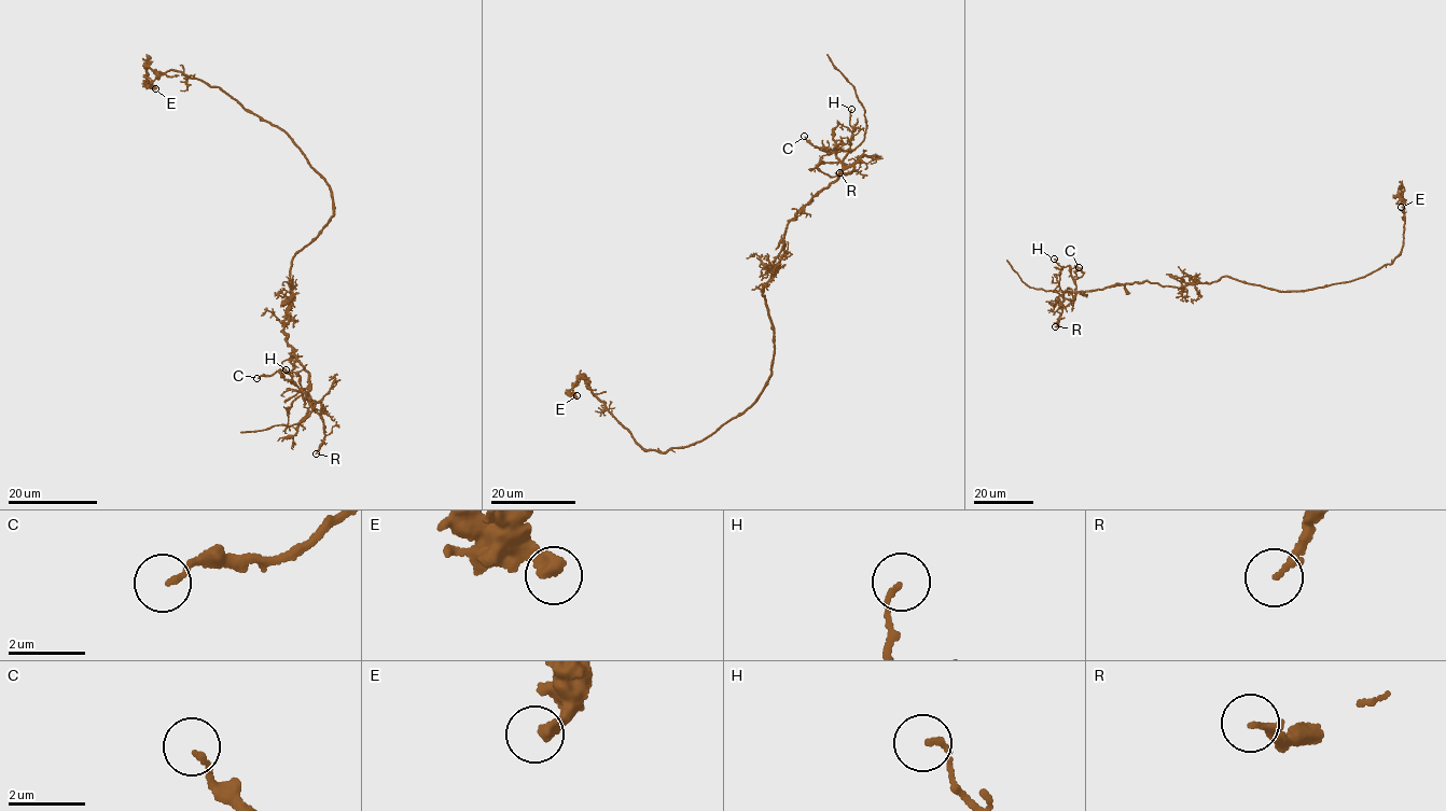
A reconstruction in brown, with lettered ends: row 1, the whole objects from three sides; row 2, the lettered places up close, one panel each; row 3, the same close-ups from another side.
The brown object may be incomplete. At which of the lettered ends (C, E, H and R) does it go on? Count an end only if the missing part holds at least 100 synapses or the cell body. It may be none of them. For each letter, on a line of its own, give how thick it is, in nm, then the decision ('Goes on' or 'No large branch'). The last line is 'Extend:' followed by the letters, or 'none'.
C: Thickness 130 nm. No large branch
E: Thickness 320 nm. No large branch
H: Thickness 110 nm. No large branch
R: Thickness 190 nm. No large branch
Extend: none

